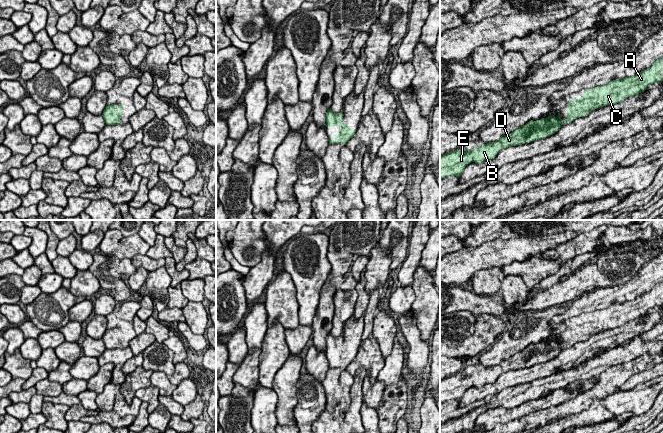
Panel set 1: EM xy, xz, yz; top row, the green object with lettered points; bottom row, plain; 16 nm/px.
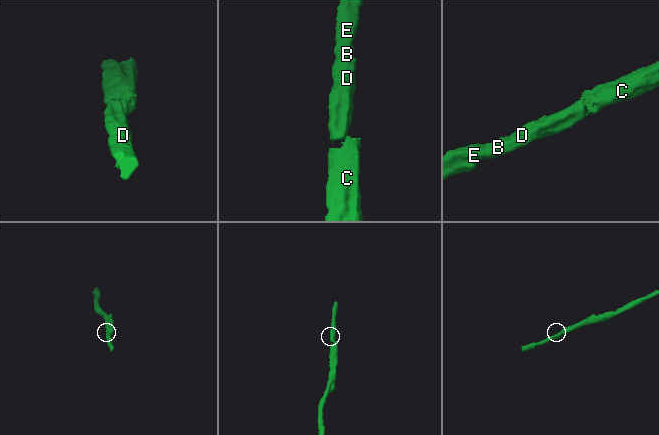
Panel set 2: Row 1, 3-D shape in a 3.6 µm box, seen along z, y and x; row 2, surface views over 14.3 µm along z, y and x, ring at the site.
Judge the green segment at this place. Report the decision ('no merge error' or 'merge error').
no merge error

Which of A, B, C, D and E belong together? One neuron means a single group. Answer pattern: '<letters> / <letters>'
A B C D E

